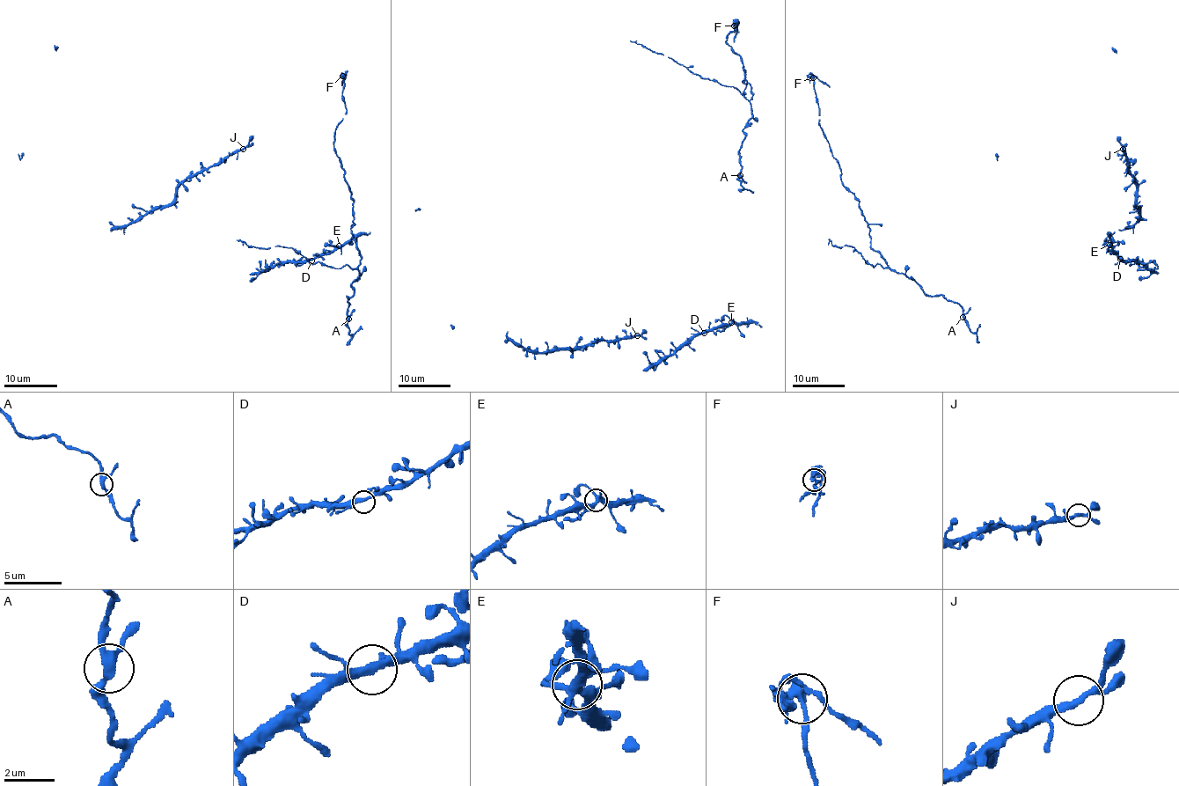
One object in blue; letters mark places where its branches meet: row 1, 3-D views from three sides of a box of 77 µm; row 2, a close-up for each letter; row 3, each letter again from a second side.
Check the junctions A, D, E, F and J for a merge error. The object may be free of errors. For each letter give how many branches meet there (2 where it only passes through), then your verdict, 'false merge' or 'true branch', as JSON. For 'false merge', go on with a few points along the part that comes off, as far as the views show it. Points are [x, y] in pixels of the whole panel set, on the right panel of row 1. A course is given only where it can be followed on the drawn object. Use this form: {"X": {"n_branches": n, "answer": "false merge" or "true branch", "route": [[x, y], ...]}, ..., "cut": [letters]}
{"A": {"n_branches": 3, "answer": "true branch"}, "D": {"n_branches": 3, "answer": "true branch"}, "E": {"n_branches": 4, "answer": "true branch"}, "F": {"n_branches": 4, "answer": "false merge", "route": [[813, 77], [829, 87]]}, "J": {"n_branches": 3, "answer": "true branch"}, "cut": ["F"]}

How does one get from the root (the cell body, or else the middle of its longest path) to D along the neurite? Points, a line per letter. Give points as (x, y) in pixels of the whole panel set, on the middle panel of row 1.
D: (734, 319), (727, 325), (704, 333)

